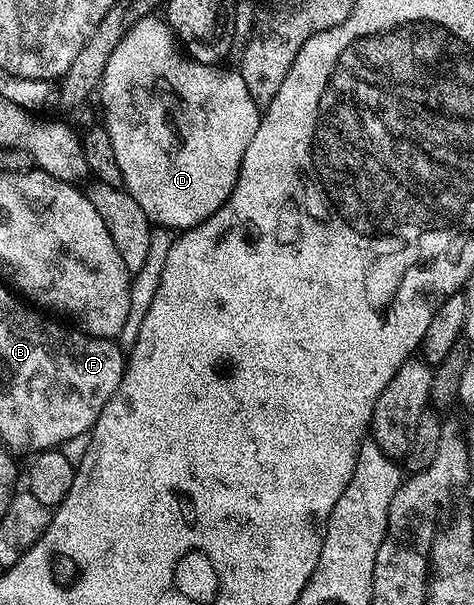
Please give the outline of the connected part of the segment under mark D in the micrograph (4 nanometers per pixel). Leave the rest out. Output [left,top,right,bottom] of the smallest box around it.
[98,18,262,229]

